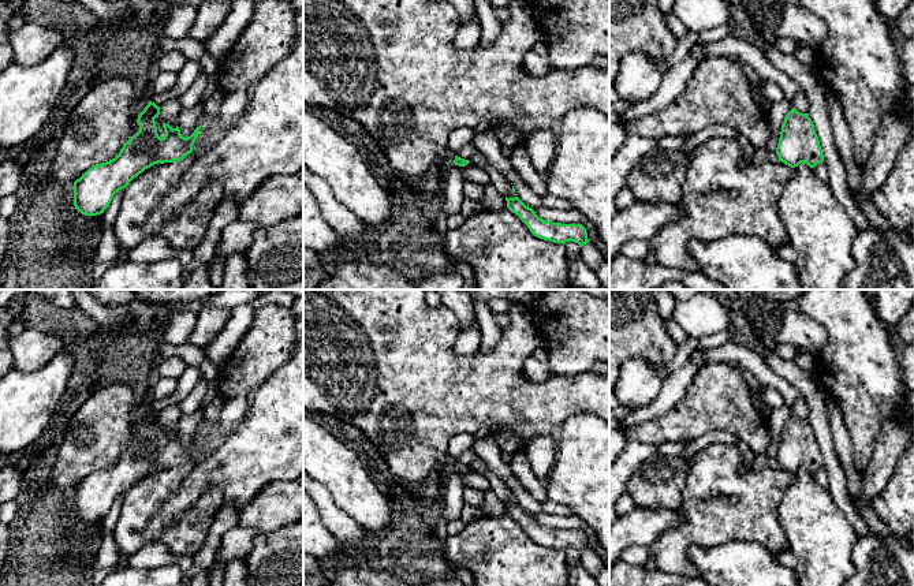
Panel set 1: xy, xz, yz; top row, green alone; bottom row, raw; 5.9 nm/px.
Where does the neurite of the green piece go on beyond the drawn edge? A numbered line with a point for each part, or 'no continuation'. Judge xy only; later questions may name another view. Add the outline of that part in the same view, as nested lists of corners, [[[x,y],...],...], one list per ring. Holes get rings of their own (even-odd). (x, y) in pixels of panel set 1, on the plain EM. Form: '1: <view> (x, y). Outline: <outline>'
no continuation

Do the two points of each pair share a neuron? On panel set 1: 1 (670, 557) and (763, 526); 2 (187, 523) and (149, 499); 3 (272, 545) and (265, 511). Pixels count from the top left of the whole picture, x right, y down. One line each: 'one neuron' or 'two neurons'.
1: one neuron
2: one neuron
3: two neurons

